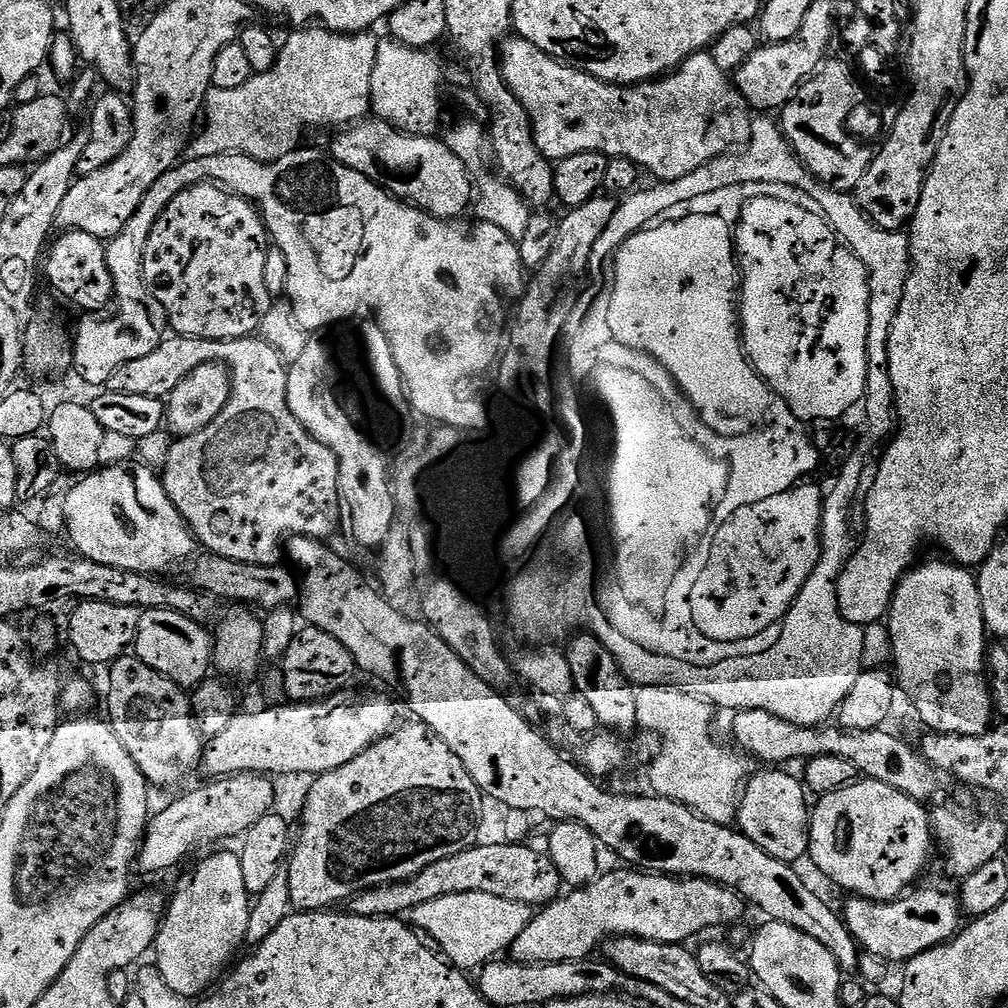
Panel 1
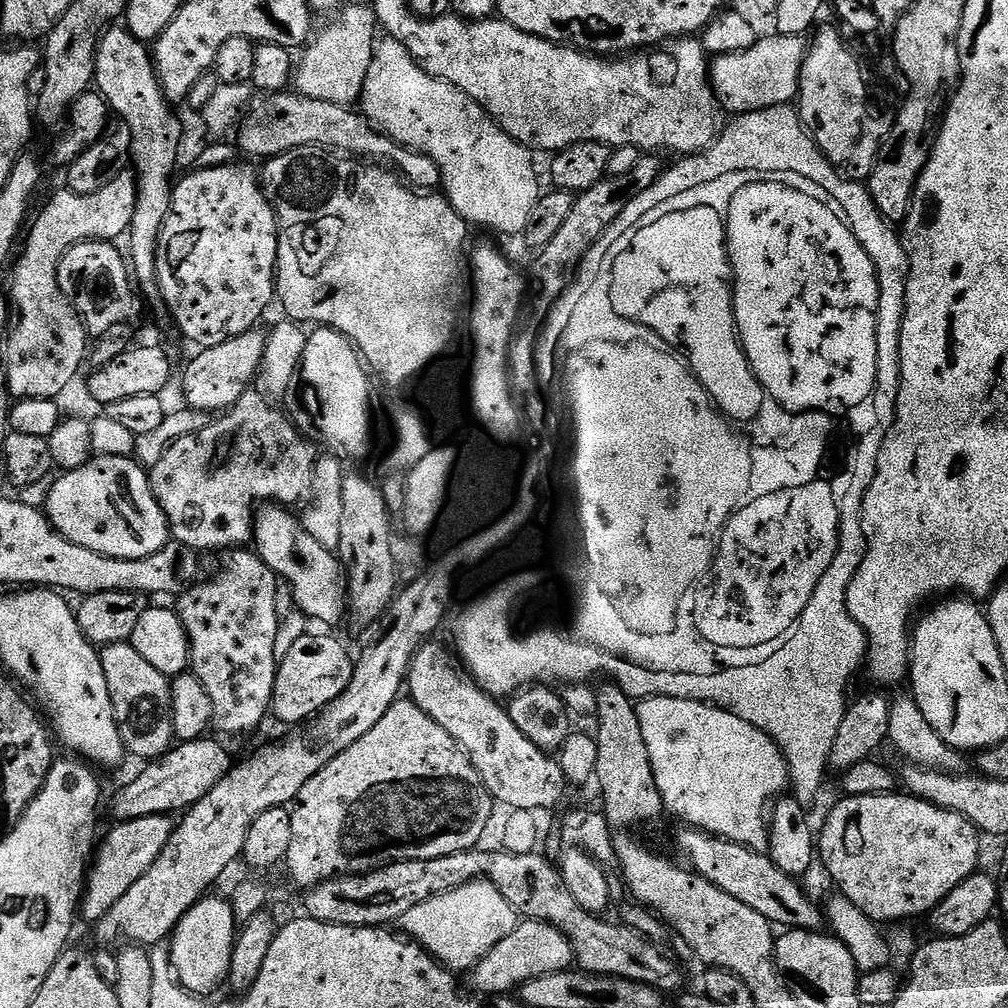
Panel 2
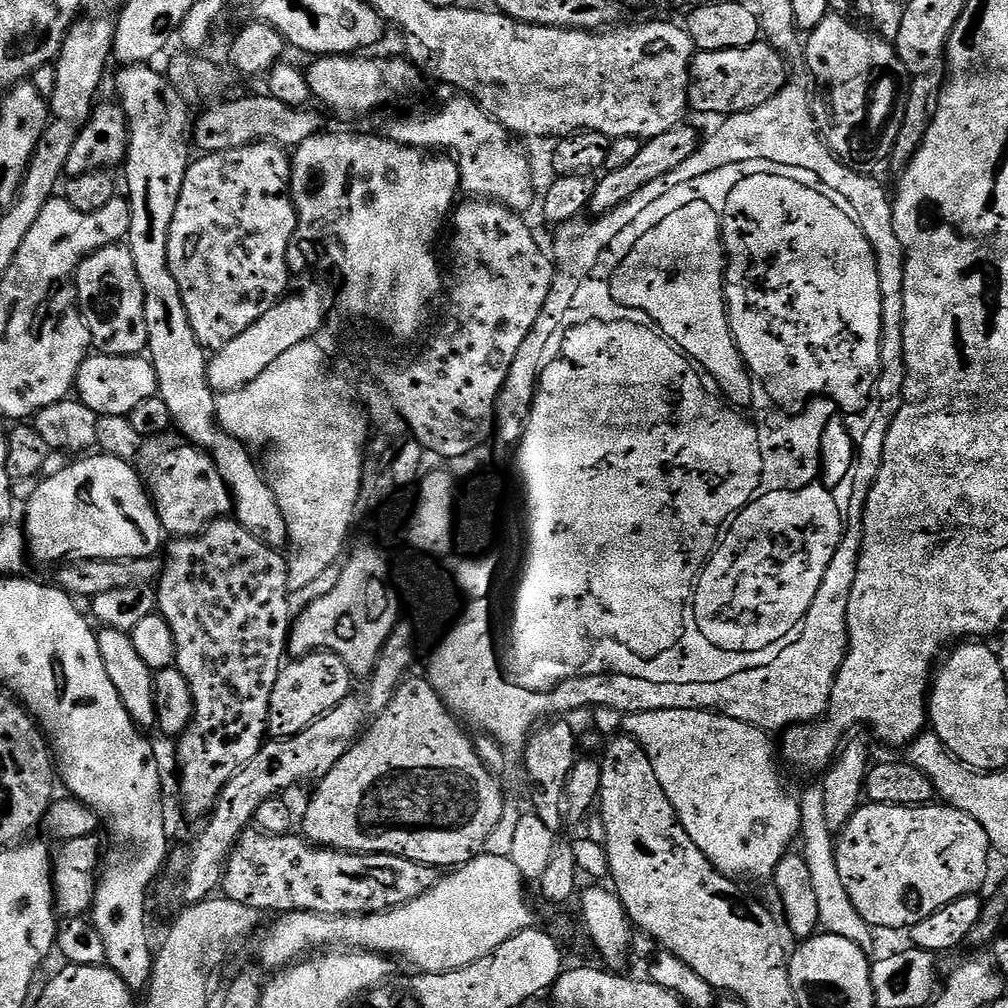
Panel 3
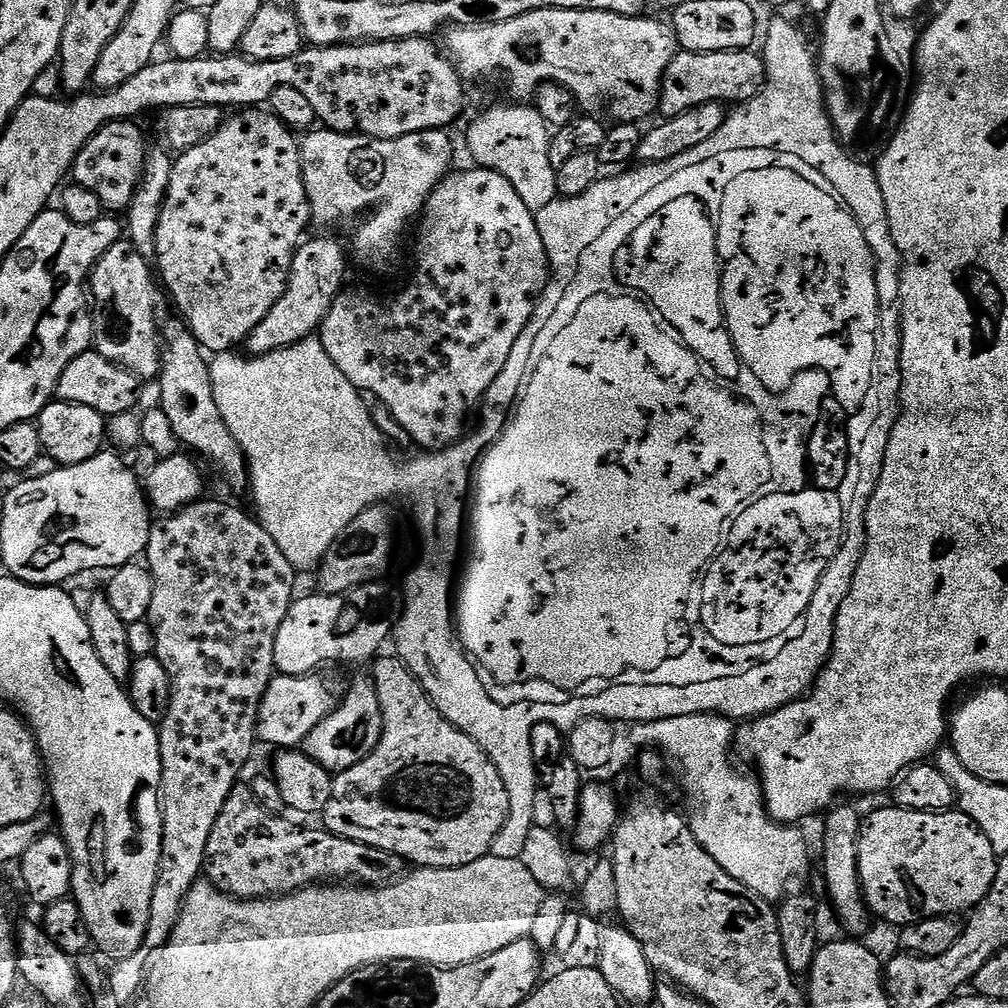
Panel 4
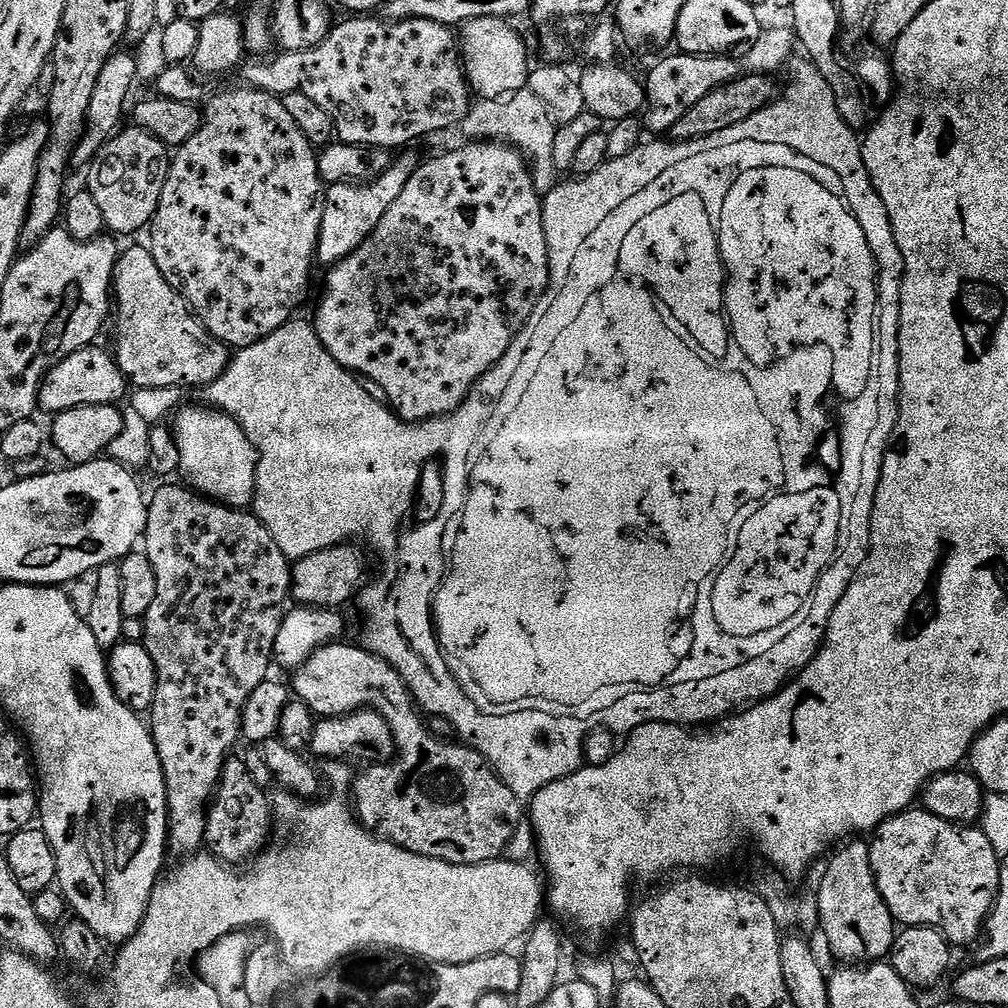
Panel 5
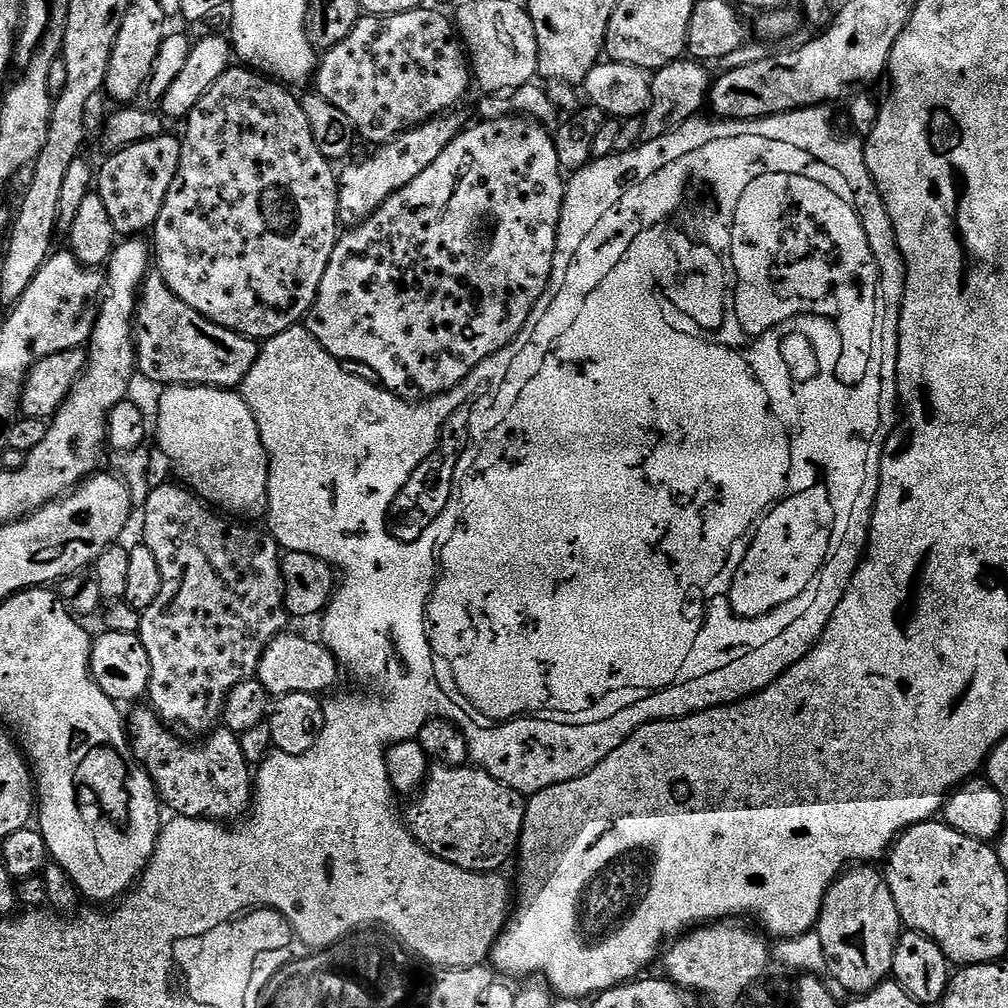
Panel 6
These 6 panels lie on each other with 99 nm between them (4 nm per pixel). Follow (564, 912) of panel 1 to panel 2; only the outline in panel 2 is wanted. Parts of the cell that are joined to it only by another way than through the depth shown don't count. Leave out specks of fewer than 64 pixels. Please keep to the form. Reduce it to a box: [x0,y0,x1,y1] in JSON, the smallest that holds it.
[473,920,573,995]

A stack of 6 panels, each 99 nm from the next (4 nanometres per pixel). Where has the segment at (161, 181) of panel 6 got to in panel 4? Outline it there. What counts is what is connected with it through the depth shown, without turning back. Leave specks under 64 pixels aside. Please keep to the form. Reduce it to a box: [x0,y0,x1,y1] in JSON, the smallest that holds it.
[71,120,148,210]

